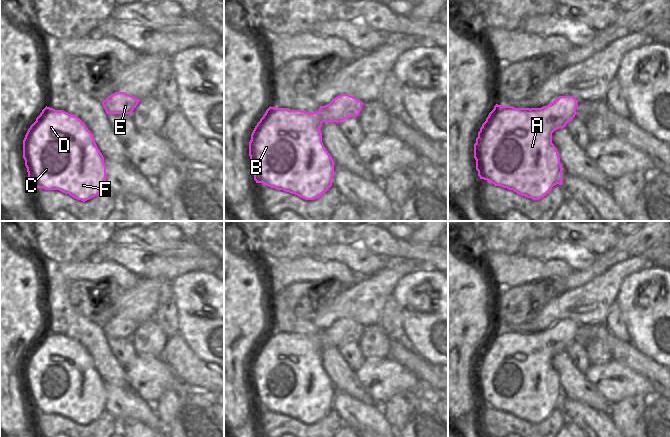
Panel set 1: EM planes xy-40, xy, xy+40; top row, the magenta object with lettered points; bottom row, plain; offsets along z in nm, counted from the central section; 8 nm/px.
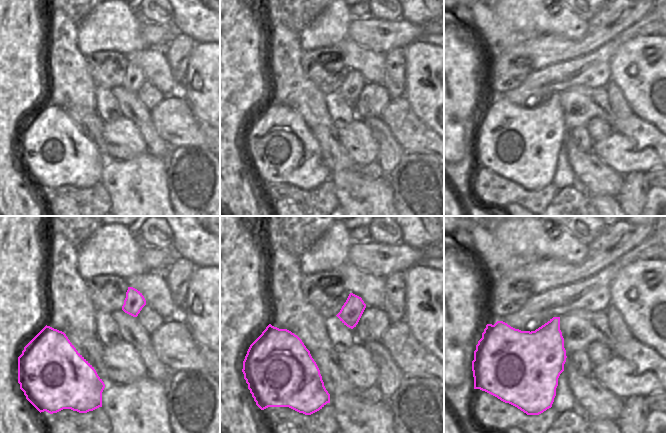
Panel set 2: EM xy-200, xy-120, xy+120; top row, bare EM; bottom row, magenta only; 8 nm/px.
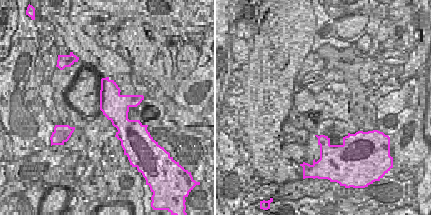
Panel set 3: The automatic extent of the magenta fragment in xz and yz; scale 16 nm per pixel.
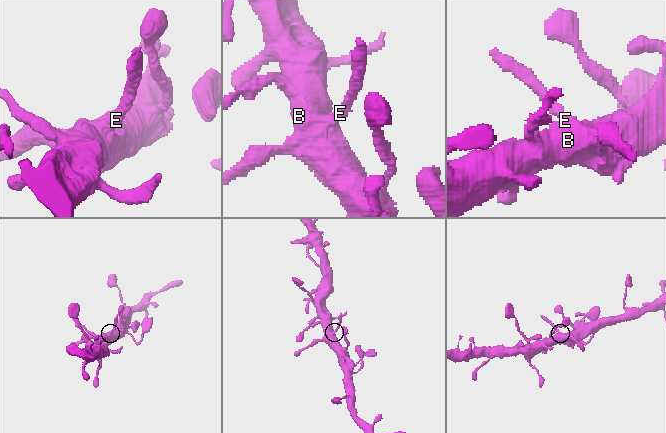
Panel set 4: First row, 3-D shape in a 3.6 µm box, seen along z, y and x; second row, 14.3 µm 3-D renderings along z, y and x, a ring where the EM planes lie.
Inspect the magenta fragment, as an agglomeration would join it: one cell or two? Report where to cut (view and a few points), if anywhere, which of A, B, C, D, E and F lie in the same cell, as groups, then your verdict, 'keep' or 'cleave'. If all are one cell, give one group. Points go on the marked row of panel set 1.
cut in xy+40 along (531, 108), (545, 117), (556, 116), (567, 122); A B C D F / E; cleave

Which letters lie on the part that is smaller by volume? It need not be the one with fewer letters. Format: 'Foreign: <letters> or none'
Foreign: E

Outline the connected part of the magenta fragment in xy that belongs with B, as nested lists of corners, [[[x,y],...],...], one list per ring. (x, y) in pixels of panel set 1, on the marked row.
[[[269,107],[255,126],[249,142],[252,174],[256,183],[315,200],[331,186],[334,161],[322,143],[320,119],[312,112]]]

